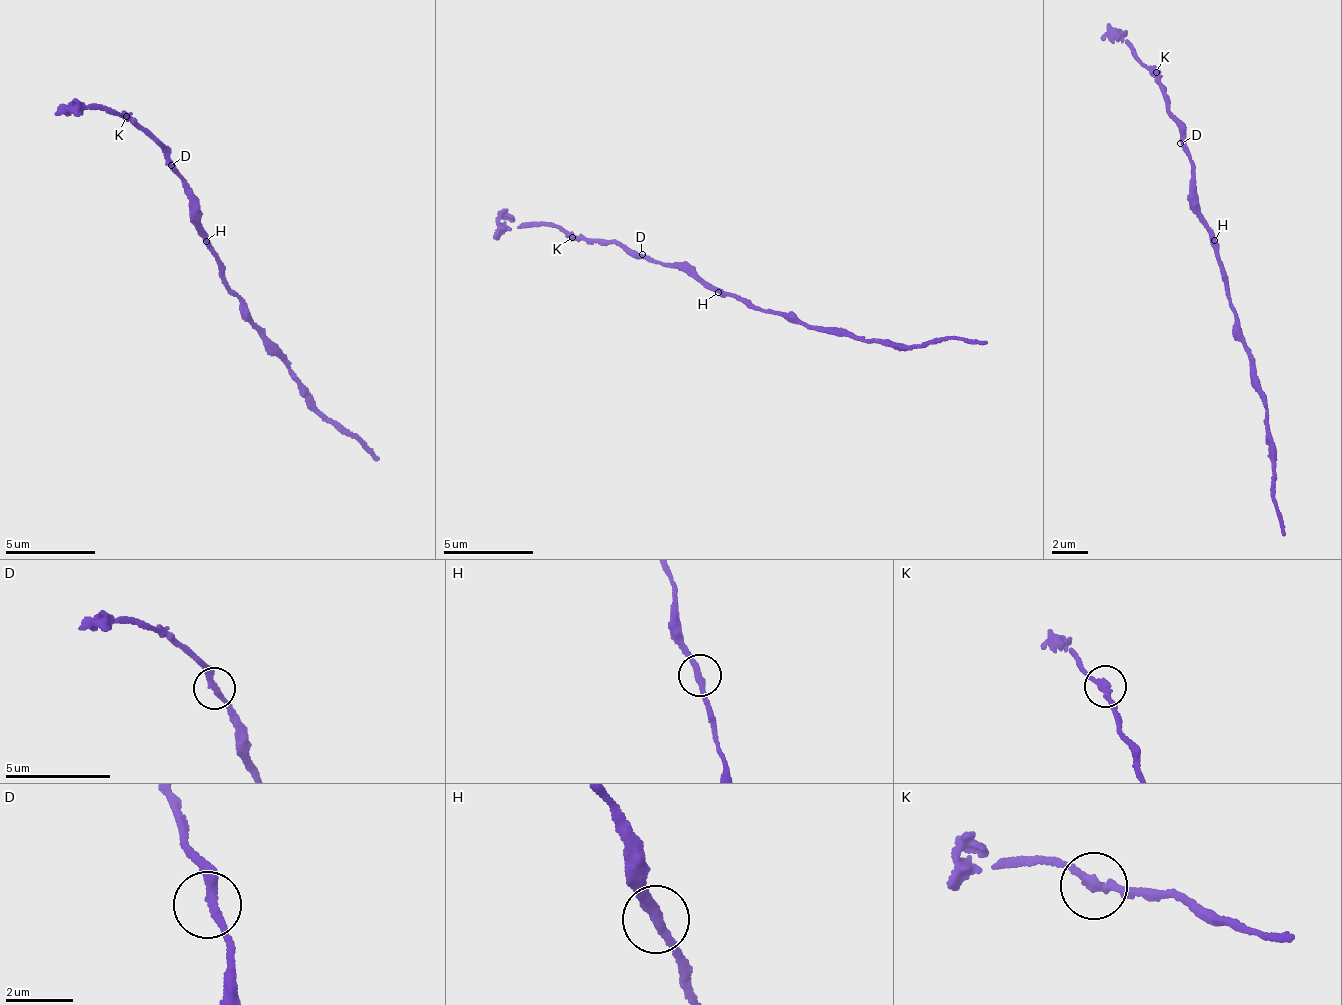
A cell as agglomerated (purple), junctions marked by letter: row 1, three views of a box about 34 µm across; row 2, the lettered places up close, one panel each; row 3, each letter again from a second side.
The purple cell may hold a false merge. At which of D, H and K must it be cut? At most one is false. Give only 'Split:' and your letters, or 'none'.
Split: K

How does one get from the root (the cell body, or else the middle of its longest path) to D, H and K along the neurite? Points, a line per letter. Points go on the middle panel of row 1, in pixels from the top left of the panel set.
D: (737, 296), (714, 289), (686, 266), (648, 259), (642, 254)
H: (737, 296), (718, 292)
K: (737, 296), (714, 289), (686, 266), (626, 254), (615, 244), (573, 238)

